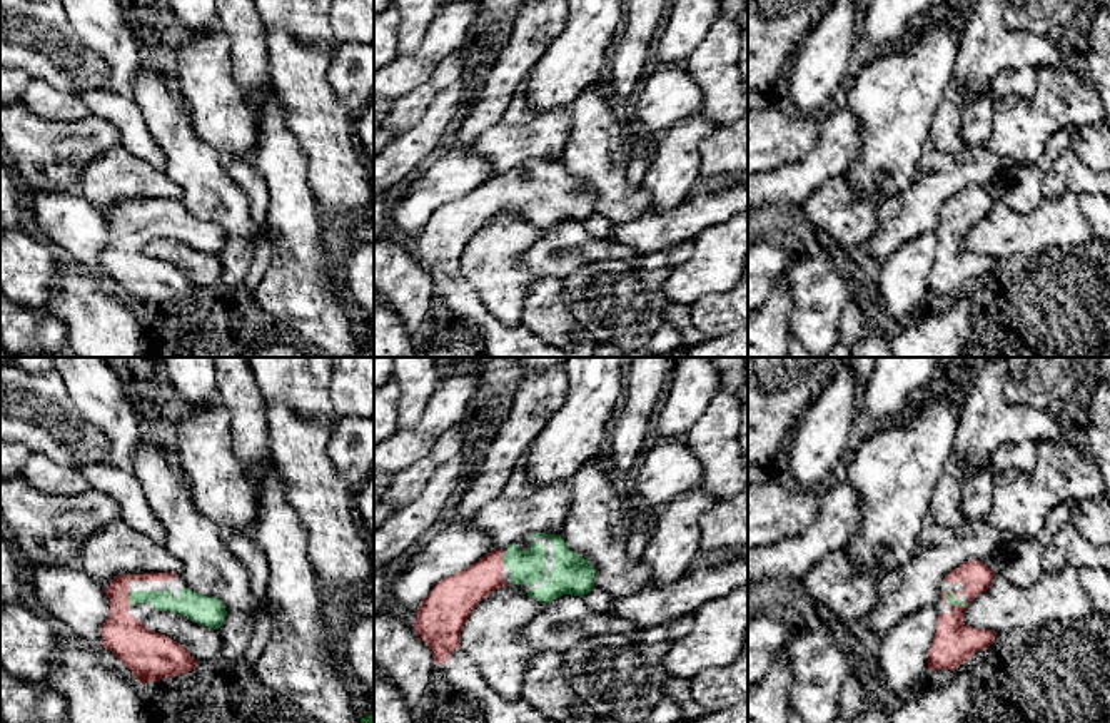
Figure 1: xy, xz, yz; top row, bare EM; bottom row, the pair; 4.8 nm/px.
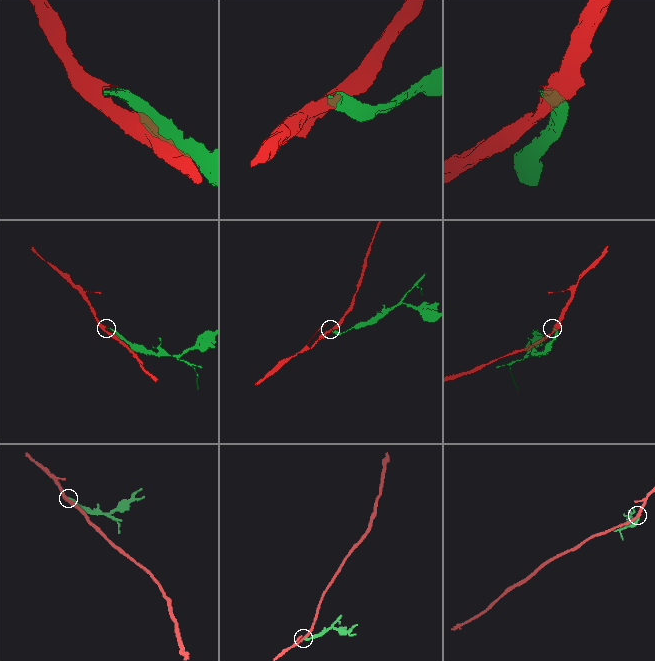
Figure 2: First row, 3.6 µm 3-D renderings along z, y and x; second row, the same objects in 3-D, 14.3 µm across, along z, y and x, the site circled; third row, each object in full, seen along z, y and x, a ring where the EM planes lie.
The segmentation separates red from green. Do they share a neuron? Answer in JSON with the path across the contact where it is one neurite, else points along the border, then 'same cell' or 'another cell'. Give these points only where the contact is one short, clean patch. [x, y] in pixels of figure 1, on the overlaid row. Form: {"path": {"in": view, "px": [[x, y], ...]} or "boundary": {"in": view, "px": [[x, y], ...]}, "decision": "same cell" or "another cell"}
{"decision": "same cell"}

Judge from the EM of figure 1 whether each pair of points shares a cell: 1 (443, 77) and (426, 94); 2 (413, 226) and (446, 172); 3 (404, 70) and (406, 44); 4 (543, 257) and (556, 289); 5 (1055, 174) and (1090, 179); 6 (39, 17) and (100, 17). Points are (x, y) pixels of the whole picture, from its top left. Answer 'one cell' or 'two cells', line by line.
1: one cell
2: one cell
3: two cells
4: two cells
5: one cell
6: two cells

